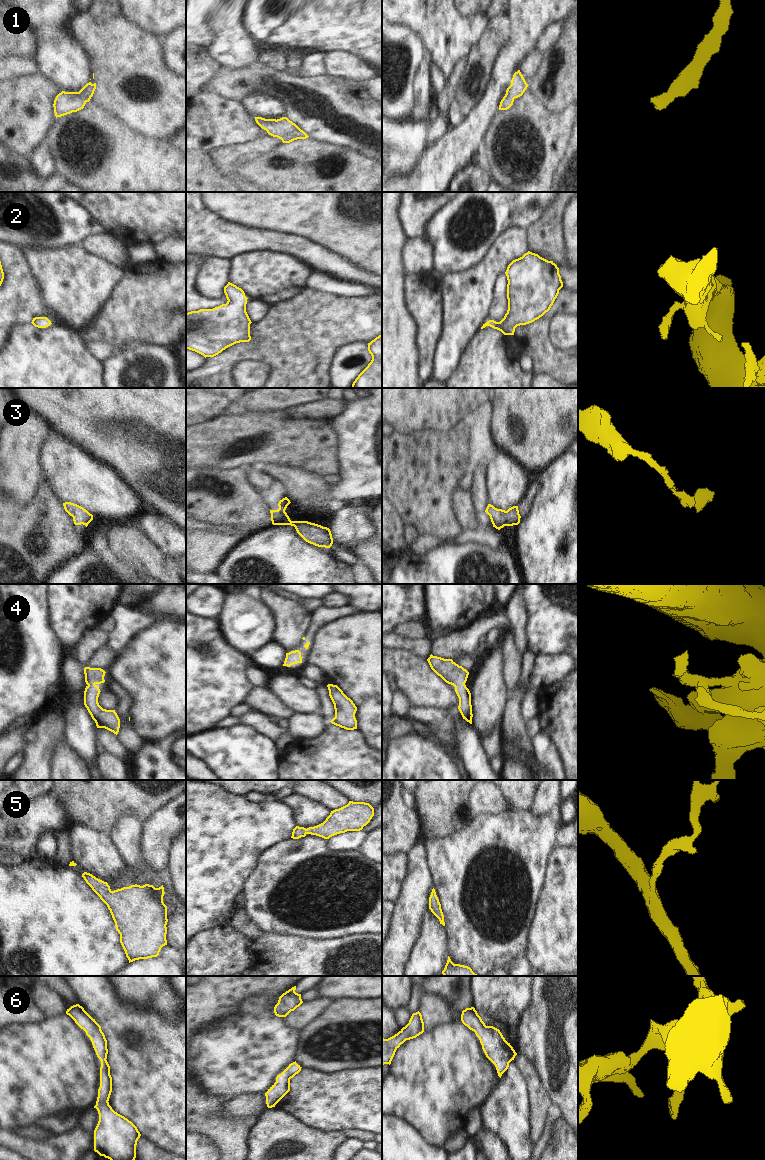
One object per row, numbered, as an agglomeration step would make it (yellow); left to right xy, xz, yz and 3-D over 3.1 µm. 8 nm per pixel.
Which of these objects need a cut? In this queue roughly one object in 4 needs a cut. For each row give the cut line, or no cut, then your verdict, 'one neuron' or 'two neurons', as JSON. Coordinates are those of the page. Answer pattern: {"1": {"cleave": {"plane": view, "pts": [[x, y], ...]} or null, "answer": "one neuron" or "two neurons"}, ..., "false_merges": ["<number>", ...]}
{"1": {"cleave": null, "answer": "one neuron"}, "2": {"cleave": null, "answer": "one neuron"}, "3": {"cleave": null, "answer": "one neuron"}, "4": {"cleave": null, "answer": "one neuron"}, "5": {"cleave": null, "answer": "one neuron"}, "6": {"cleave": null, "answer": "one neuron"}, "false_merges": []}

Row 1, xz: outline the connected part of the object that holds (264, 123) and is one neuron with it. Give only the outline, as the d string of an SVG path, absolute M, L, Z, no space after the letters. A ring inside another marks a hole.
M255 117L255 121L269 135L281 139L283 143L290 143L297 139L306 139L309 137L287 117L282 117L277 120Z

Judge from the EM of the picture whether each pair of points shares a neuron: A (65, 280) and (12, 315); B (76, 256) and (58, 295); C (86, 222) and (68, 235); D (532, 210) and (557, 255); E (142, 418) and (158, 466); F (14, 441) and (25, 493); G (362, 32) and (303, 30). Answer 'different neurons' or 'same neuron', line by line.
A: different neurons
B: same neuron
C: same neuron
D: different neurons
E: same neuron
F: same neuron
G: same neuron

